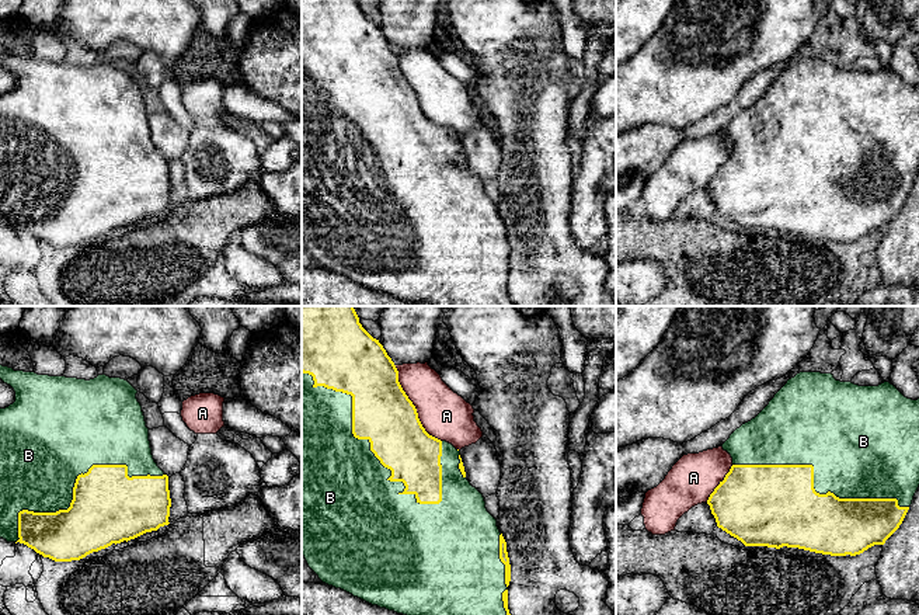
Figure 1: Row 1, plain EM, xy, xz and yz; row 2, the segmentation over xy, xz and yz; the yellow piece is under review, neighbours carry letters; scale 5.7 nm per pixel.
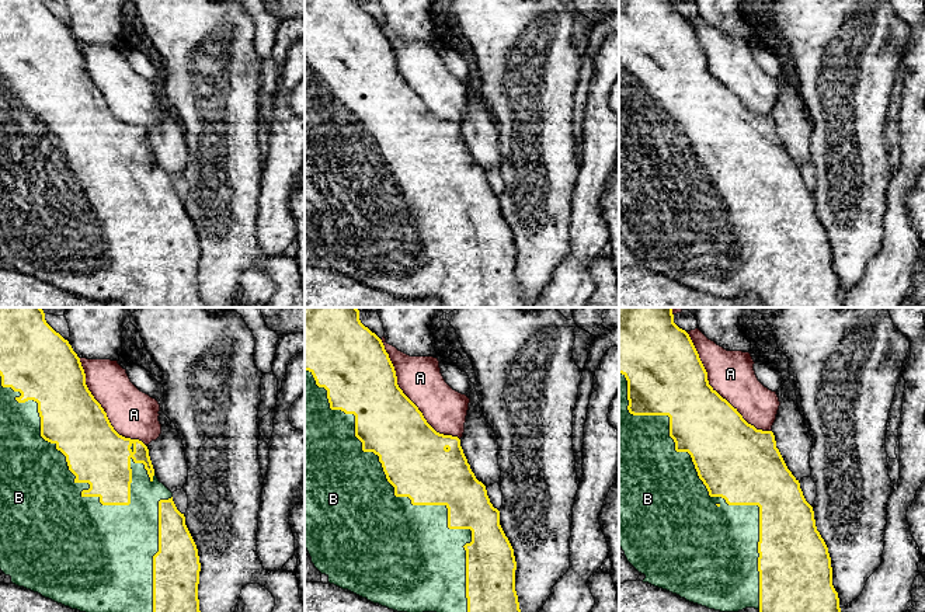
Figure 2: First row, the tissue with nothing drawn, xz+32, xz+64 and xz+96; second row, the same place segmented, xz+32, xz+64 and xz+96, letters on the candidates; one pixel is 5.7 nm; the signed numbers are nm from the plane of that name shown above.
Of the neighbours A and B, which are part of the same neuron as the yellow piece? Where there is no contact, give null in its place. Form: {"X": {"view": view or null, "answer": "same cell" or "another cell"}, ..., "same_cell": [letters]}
{"A": {"view": "xz", "answer": "another cell"}, "B": {"view": "xz", "answer": "same cell"}, "same_cell": ["B"]}

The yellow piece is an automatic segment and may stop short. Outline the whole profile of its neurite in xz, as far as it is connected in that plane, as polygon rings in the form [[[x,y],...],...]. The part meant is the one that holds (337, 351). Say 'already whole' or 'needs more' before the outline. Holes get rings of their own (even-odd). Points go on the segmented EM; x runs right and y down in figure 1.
needs more; [[[302,306],[302,552],[309,567],[318,578],[335,588],[341,588],[372,605],[403,615],[511,615],[508,609],[508,586],[511,564],[507,542],[497,527],[497,520],[487,511],[483,494],[466,479],[460,451],[452,444],[429,435],[422,427],[412,402],[398,382],[398,371],[379,340],[373,338],[359,323],[354,306]]]

